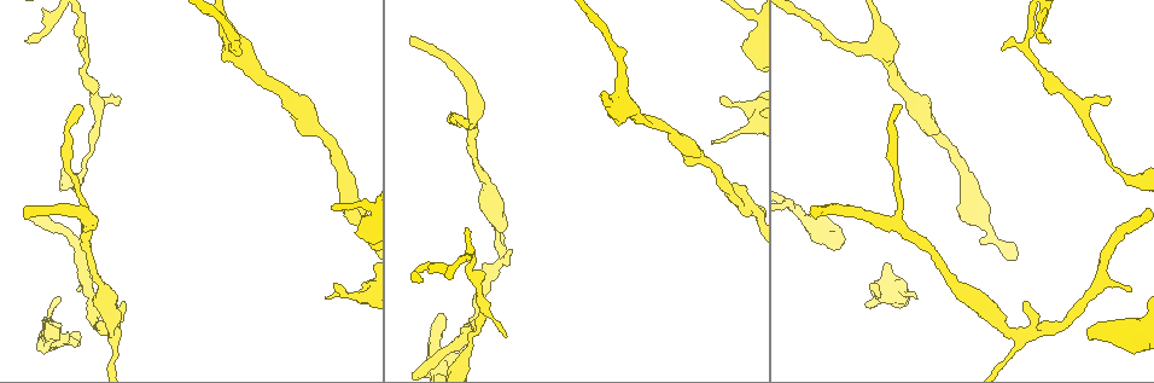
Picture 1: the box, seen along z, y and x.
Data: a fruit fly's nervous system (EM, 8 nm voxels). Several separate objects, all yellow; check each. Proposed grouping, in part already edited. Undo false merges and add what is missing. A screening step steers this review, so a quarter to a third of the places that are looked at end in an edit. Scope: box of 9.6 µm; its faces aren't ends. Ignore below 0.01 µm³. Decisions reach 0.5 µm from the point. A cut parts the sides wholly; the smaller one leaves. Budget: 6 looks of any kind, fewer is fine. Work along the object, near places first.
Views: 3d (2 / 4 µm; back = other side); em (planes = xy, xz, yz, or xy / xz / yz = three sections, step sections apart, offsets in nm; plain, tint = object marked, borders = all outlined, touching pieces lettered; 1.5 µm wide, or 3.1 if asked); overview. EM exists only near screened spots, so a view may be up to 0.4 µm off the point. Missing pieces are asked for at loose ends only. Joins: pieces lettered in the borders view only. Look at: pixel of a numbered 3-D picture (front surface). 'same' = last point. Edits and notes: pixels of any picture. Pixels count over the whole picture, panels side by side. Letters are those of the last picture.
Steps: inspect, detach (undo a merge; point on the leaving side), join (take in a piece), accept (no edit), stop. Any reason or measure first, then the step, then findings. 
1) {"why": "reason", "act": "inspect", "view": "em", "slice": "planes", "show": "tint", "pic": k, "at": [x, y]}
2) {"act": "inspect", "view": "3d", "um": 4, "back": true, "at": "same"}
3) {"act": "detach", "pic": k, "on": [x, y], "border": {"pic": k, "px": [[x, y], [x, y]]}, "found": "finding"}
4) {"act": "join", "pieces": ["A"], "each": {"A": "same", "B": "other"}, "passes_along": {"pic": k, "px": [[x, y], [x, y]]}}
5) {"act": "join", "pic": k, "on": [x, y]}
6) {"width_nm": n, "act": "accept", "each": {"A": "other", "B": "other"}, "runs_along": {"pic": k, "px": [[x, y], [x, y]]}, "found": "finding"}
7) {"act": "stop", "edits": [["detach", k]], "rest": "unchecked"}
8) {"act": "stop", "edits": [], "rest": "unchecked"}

{"act": "inspect", "view": "em", "slice": "planes", "show": "borders", "pic": 1, "at": [721, 100]}

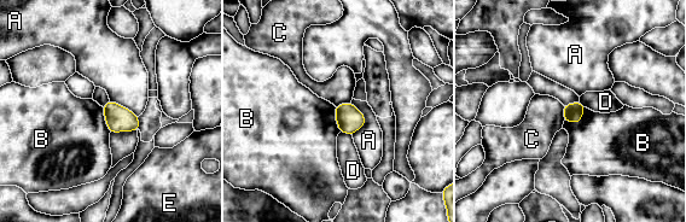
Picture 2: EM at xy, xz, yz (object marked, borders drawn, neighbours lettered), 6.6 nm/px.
{"width_nm": 130, "act": "accept", "each": {"A": "other", "B": "other", "C": "other", "D": "other", "E": "other"}, "found": "no lettered piece goes on from it"}

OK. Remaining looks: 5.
{"why": "free end", "act": "inspect", "view": "em", "slice": "xz", "step": 4, "show": "tint", "pic": 1, "at": [77, 290]}

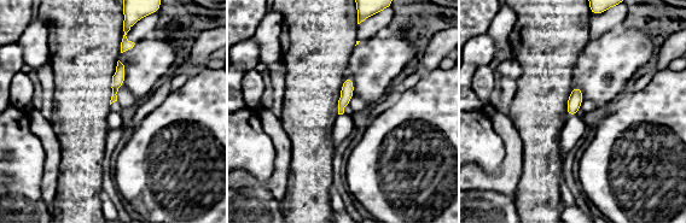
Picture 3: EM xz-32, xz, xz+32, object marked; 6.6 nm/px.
{"why": "another direction", "act": "inspect", "view": "em", "slice": "planes", "show": "borders", "at": "same"}

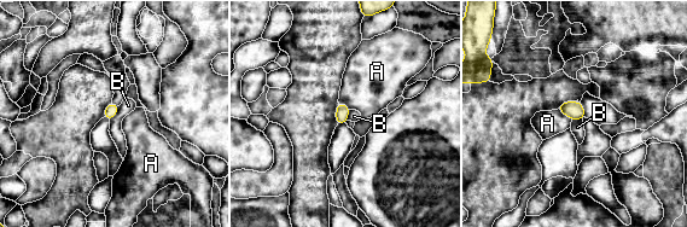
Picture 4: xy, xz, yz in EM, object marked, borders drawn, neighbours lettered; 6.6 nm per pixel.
{"longest_contact_nm": ["A", 130], "act": "accept", "each": {"A": "other", "B": "other"}, "border": {"pic": 4, "px": [[120, 105], [118, 112], [110, 121]]}, "found": "none of them fits"}

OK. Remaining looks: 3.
{"why": "thin end", "act": "inspect", "view": "em", "slice": "planes", "show": "borders", "pic": 1, "at": [1107, 95]}

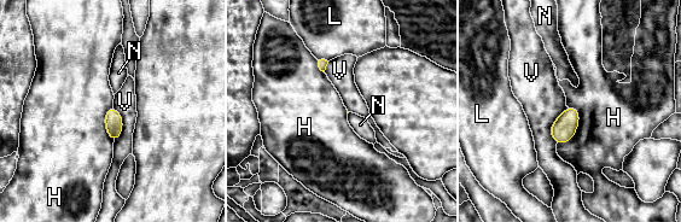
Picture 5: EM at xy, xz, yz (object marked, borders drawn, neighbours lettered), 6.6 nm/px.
{"act": "accept", "each": {"H": "other", "L": "other", "N": "other", "V": "other"}, "border": {"pic": 5, "px": [[574, 106], [576, 133], [557, 144]]}, "found": "none of them fits"}

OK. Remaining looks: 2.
{"act": "stop", "edits": [], "rest": "unchecked"}

